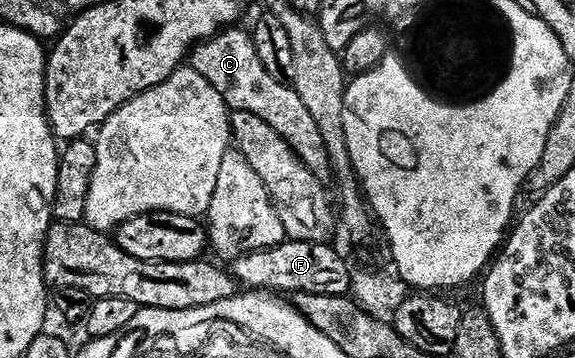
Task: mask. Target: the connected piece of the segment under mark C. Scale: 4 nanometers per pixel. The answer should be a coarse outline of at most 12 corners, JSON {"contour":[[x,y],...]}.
{"contour":[[243,27],[195,46],[189,65],[228,110],[265,119],[323,179],[325,139]]}

